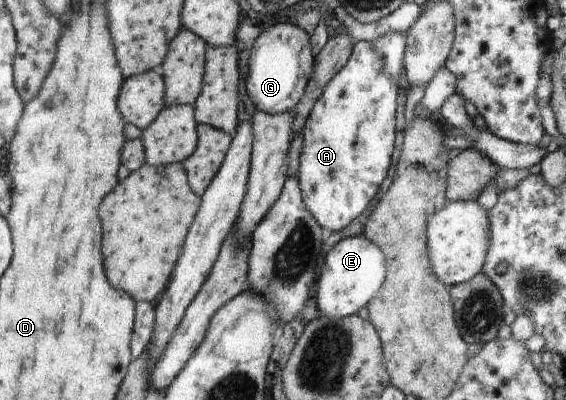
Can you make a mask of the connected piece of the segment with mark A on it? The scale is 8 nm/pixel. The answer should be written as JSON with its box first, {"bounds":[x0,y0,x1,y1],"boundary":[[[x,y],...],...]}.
{"bounds":[297,40,398,232],"boundary":[[[360,40],[353,46],[348,64],[326,84],[320,98],[314,103],[301,131],[304,143],[297,174],[305,206],[322,224],[324,230],[338,232],[346,228],[354,218],[358,218],[368,208],[380,184],[384,182],[388,168],[392,164],[398,89],[393,76],[386,74],[385,60],[378,54],[377,47],[373,43]]]}

